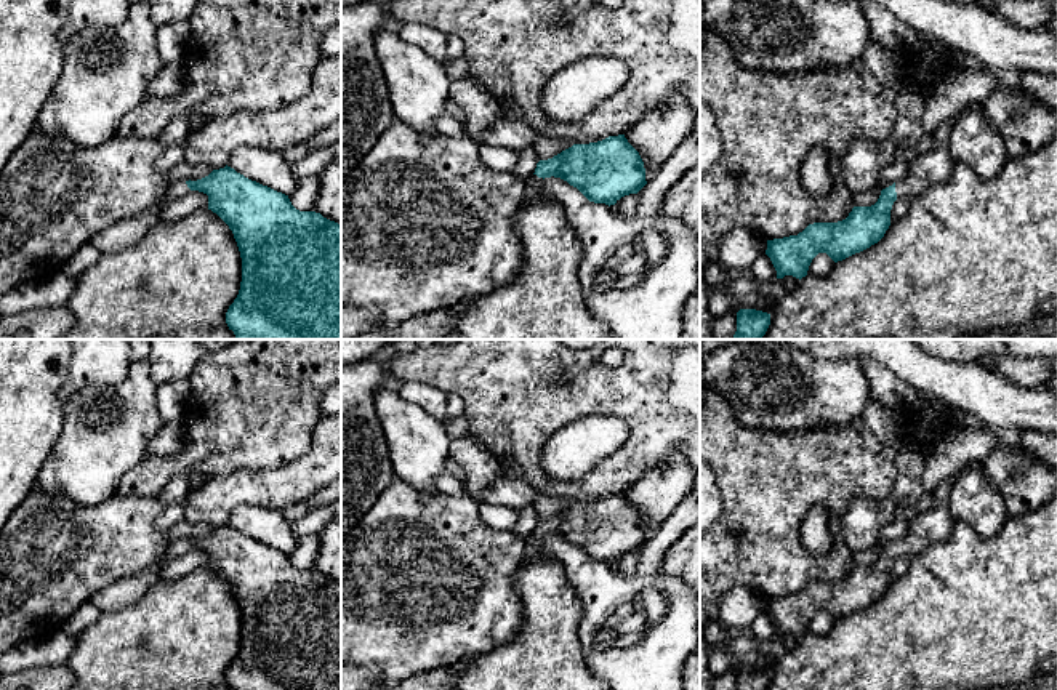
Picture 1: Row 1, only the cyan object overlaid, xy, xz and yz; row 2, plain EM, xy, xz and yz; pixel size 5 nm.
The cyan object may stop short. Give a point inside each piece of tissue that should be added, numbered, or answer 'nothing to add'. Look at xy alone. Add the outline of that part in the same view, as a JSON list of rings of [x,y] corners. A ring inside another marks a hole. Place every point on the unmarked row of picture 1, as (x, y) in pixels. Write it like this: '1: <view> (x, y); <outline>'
1: xy (176, 548); [[[184,538],[168,540],[167,557],[181,557],[189,551],[191,551],[191,548],[187,546]]]

